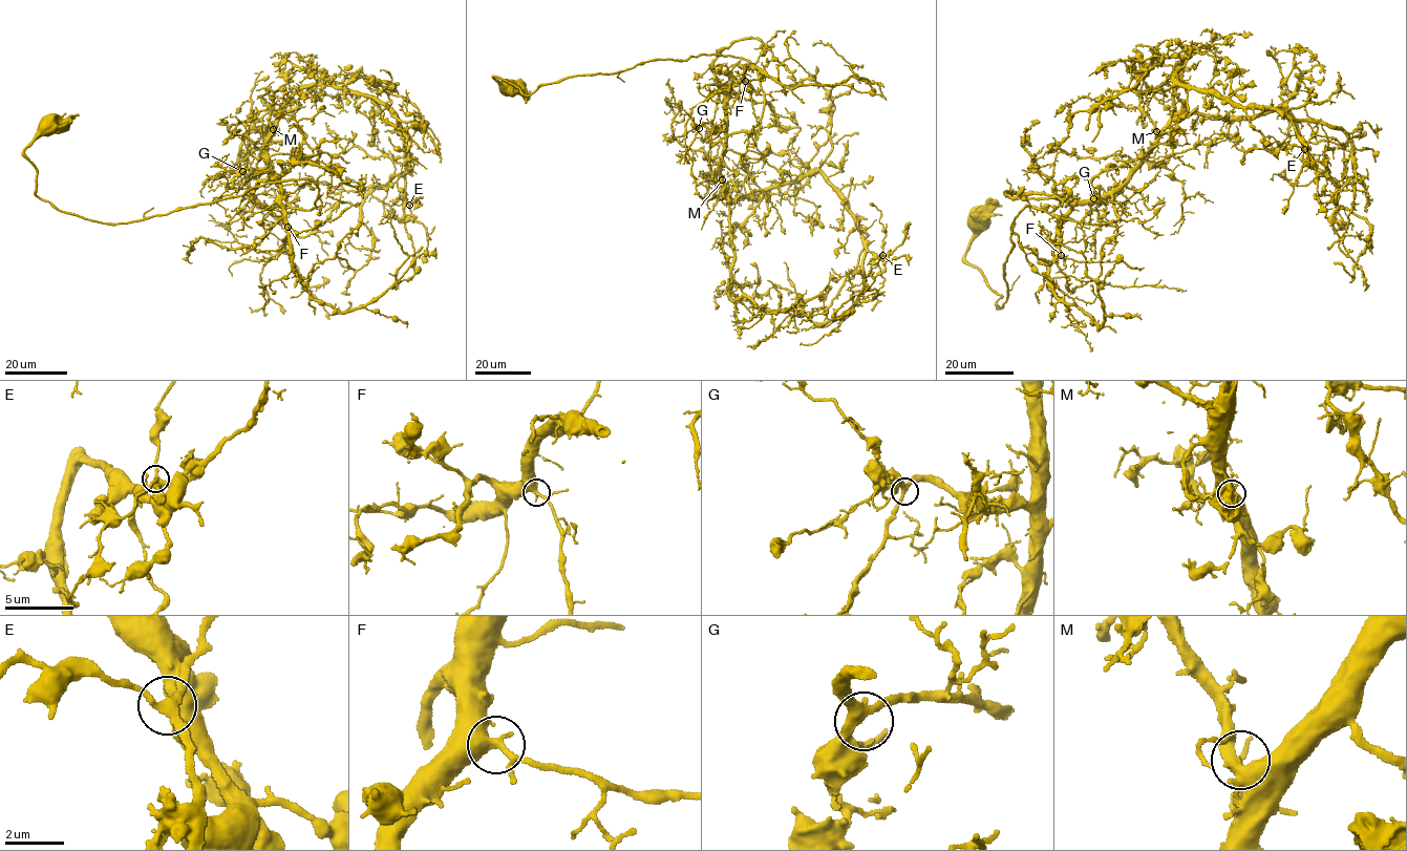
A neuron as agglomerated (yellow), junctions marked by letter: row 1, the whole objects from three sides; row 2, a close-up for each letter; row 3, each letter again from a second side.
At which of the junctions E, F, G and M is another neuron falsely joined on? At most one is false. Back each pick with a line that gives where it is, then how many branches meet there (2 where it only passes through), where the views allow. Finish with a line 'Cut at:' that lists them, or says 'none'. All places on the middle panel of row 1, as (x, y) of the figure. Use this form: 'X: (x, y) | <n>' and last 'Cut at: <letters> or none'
Cut at: none

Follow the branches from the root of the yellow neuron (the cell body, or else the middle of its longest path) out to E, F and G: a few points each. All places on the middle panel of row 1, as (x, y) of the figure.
E: (508, 89), (494, 78), (528, 96), (745, 59), (764, 111), (727, 136), (724, 196), (818, 172), (882, 254)
F: (508, 89), (494, 78), (528, 96), (738, 57), (764, 111), (728, 133), (745, 81)
G: (508, 89), (494, 78), (528, 96), (651, 61), (745, 59), (763, 91), (761, 121), (745, 132), (699, 128)

